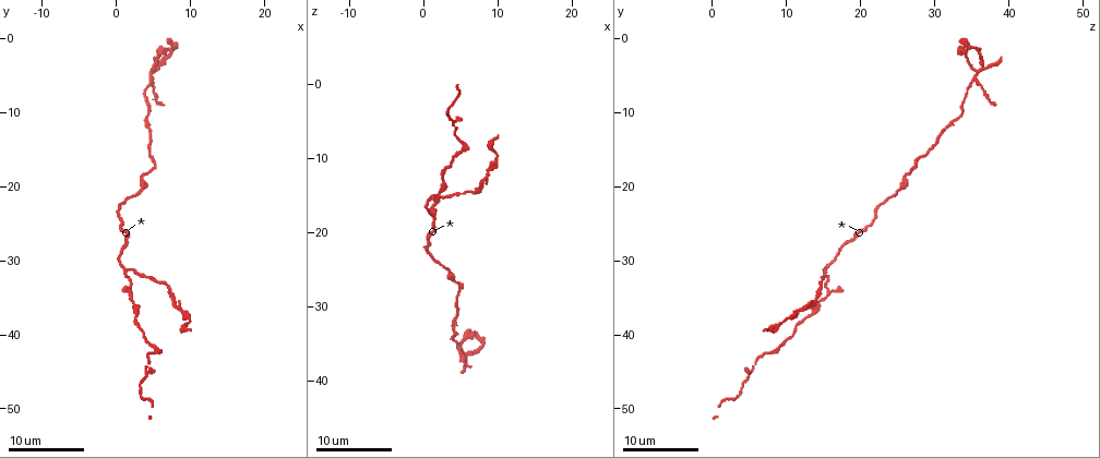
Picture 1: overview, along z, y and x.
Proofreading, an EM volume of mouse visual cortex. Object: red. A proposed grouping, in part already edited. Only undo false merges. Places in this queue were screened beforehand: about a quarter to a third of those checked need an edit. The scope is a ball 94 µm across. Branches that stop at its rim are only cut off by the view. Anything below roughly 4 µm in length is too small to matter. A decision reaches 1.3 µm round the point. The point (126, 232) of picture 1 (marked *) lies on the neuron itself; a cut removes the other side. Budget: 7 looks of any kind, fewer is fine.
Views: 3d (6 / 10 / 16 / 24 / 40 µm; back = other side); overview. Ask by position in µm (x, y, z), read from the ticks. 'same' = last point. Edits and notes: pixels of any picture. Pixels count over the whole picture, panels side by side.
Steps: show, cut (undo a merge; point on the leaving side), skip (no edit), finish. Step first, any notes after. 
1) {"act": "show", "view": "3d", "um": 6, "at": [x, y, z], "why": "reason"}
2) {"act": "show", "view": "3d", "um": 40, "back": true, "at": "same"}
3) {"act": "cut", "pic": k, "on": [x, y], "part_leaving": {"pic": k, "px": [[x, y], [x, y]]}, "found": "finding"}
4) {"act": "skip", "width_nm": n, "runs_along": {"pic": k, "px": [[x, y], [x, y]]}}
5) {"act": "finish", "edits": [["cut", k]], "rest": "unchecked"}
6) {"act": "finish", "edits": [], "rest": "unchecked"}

{"act": "show", "view": "3d", "um": 10, "at": [3.0, 39.5, 11.0], "why": "thick turns thin"}

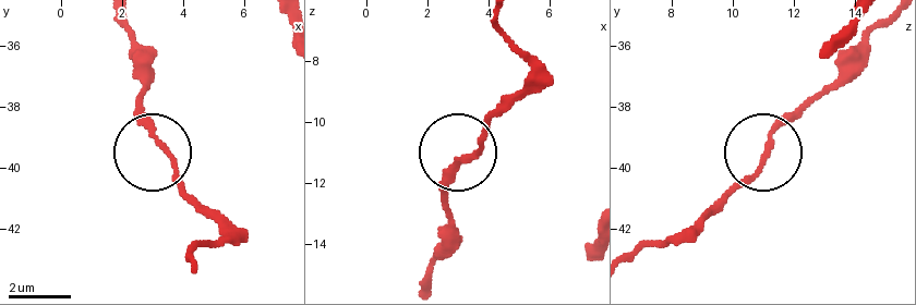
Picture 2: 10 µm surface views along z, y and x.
{"act": "skip", "runs_along": {"pic": 2, "px": [[884, 21], [860, 60], [783, 122], [751, 177], [715, 214]]}, "found": "one neuron here"}

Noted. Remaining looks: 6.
{"act": "show", "view": "3d", "um": 16, "at": [8.5, 37.0, 12.0], "why": "thick turns thin"}

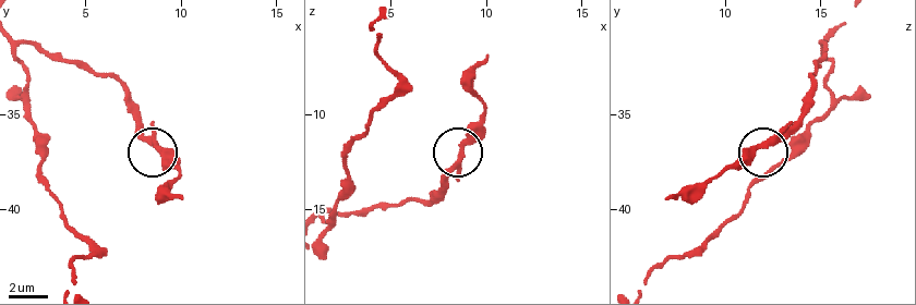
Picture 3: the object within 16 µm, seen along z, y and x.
{"act": "cut", "pic": 3, "on": [169, 158], "width_nm": 320, "part_leaving": {"pic": 3, "px": [[769, 142], [751, 145], [702, 184], [683, 187], [665, 200]]}, "found": "a second neuron is stuck on"}

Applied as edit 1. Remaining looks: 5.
{"act": "show", "view": "3d", "um": 6, "at": [4.0, 11.0, 33.0], "why": "sudden change in width"}

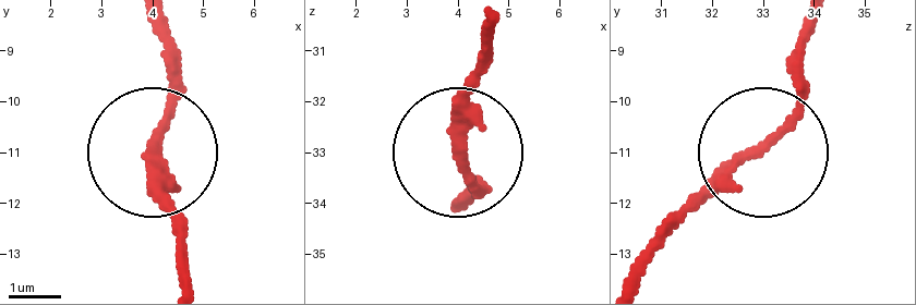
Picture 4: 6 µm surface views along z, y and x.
{"act": "show", "view": "3d", "um": 6, "back": true, "at": [4.00, 11.00, 32.85]}

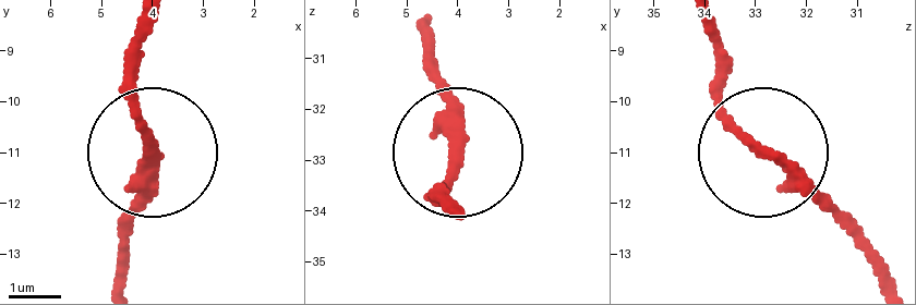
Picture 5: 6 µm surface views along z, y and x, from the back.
{"act": "skip", "runs_along": {"pic": 5, "px": [[887, 276], [734, 120], [713, 33]]}, "found": "continuous, no second neuron"}

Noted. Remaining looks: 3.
{"act": "show", "view": "3d", "um": 10, "at": [4.5, 5.5, 35.5], "why": "three arms meet"}

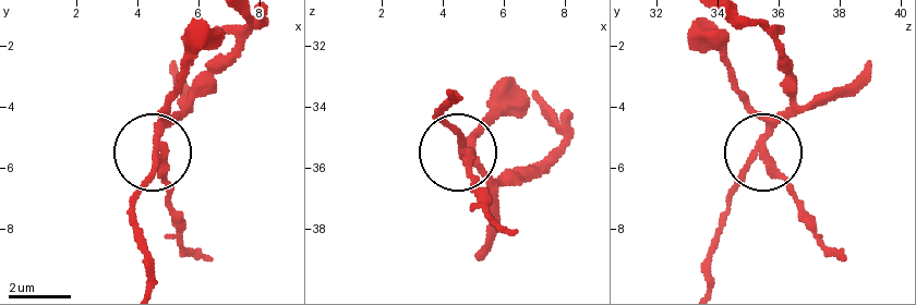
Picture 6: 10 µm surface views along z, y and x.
{"act": "cut", "pic": 6, "on": [165, 181], "arms": 3, "part_leaving": {"pic": 6, "px": [[164, 147], [164, 191], [177, 230], [207, 259]]}, "found": "a second neuron is stuck on"}

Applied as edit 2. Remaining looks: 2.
{"act": "finish", "edits": [["cut", 3], ["cut", 6]], "rest": "unchecked"}

